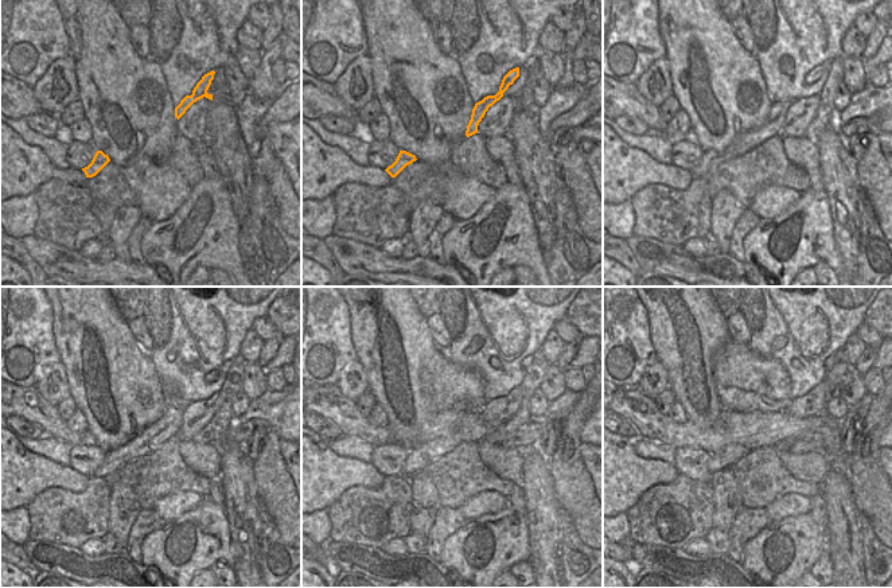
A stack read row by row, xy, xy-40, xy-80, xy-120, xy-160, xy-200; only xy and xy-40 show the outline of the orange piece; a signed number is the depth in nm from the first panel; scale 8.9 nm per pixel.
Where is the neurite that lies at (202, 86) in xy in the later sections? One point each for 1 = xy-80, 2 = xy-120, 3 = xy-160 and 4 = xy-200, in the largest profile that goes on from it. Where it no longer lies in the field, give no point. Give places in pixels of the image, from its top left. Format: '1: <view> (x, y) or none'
1: xy-80 (747, 141)
2: xy-120 (167, 427)
3: xy-160 (419, 456)
4: xy-200 (724, 458)

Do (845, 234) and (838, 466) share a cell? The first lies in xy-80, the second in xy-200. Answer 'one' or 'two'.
one

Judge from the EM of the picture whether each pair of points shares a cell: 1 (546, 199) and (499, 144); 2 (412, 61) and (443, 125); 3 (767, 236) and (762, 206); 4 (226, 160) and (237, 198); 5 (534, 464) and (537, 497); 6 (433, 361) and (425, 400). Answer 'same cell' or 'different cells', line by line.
1: different cells
2: same cell
3: different cells
4: same cell
5: same cell
6: same cell

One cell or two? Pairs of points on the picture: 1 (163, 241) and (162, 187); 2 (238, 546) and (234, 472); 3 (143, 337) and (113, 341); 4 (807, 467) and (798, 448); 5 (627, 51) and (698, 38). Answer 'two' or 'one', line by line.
1: two
2: one
3: two
4: two
5: two

